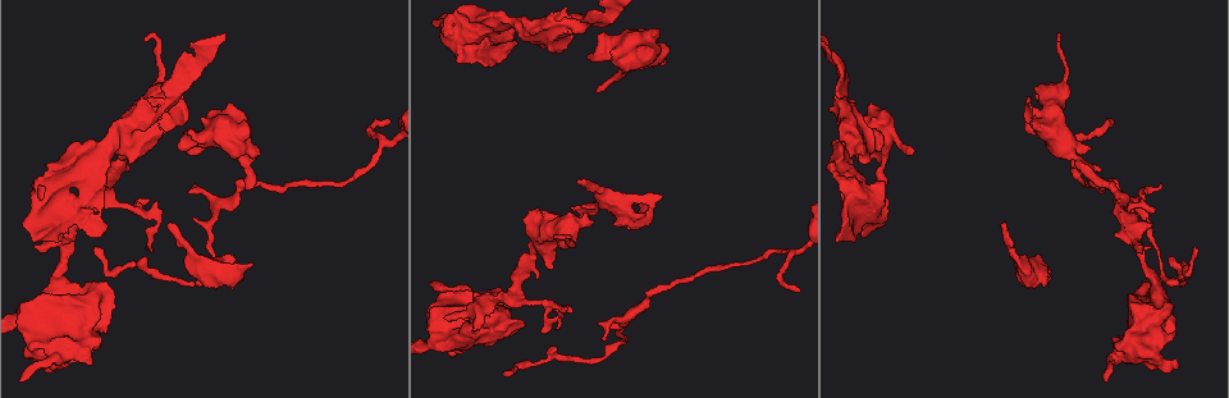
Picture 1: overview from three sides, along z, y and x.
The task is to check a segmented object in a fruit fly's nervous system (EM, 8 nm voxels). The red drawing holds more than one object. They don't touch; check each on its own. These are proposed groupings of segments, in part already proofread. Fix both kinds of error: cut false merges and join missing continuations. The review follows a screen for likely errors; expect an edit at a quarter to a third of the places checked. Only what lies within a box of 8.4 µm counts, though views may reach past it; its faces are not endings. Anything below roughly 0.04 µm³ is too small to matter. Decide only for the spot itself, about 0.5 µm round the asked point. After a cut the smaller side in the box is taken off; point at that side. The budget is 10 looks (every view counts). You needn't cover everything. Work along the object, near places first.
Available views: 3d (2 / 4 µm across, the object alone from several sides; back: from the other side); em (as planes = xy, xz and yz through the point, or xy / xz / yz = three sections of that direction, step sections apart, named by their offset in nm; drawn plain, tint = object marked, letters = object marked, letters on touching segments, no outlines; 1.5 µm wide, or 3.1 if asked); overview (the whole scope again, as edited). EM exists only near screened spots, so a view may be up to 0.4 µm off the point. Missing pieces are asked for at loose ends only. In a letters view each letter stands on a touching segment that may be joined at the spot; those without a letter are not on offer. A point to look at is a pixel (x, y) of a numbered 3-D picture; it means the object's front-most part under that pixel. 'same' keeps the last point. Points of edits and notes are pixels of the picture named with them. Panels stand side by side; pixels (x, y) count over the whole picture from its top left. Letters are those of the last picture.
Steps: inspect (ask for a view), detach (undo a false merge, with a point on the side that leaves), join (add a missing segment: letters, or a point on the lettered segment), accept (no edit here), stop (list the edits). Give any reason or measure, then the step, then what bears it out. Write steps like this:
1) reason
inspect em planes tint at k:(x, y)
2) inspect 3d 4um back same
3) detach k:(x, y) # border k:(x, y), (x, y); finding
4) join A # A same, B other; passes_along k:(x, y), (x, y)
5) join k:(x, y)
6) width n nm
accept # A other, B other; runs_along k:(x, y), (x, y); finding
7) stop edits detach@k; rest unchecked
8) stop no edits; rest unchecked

an open end
inspect em xy step 8 letters at 1:(243, 269)

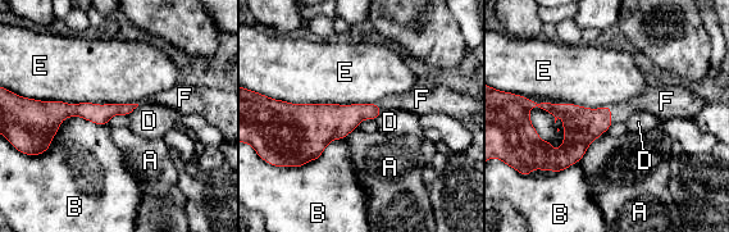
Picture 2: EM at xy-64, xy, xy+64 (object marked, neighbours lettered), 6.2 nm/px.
longest_contact E 650 nm
join F # A other, B other, D other, E other, F same; the neuron continues

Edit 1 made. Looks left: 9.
inspect 3d 4um at 1:(600, 38)

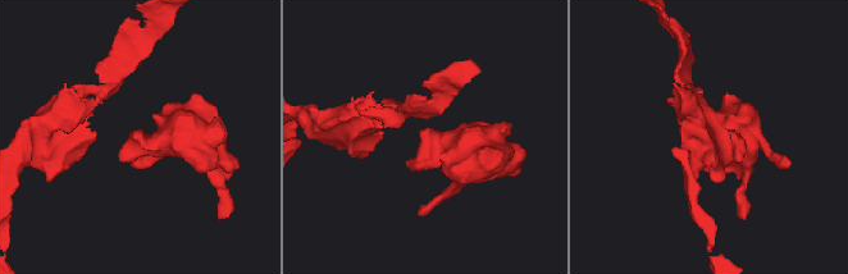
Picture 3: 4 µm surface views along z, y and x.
need the tissue
inspect em yz step 4 letters at 3:(136, 133)

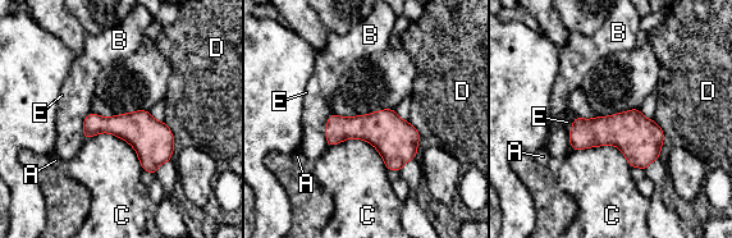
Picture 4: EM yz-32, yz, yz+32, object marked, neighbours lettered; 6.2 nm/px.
width 220 nm
join B # A other, B same, C other, D other, E other; it goes on there

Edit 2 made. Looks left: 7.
branch stops here
inspect 3d 4um at 1:(579, 180)

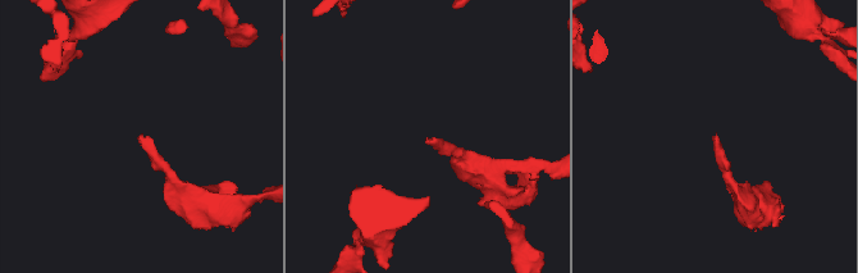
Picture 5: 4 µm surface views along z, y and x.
shape alone is not enough
inspect em planes letters at 5:(429, 138)

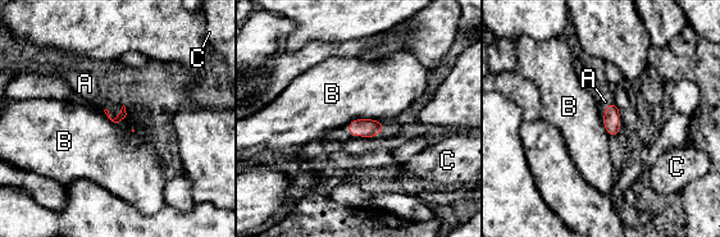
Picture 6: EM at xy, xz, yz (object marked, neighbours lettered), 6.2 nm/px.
join A # A same, B other, C other; the neuron continues

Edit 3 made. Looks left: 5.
a narrow waist
inspect em 3.1um planes letters at 1:(1145, 260)

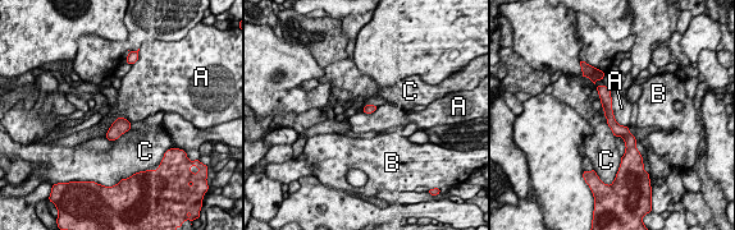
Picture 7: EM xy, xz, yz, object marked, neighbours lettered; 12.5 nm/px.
width 120 nm
accept # A other, B other, C other; runs_along 7:(601, 88), (611, 122), (631, 143); all the same neuron

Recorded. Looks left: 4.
stop edits join@2, join@4, join@6; rest unchecked

